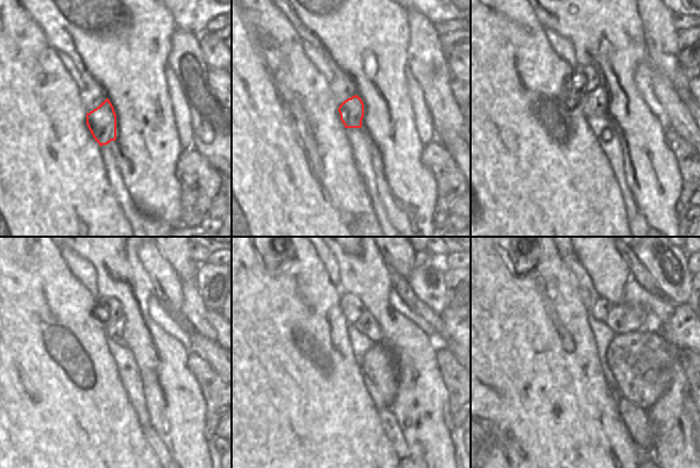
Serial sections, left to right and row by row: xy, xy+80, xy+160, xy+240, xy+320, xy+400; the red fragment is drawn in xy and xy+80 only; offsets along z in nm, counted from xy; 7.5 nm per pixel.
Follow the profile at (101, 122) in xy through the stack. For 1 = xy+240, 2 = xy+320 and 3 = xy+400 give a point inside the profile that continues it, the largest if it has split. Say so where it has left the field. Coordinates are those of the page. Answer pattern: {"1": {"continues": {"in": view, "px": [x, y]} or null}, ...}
{"1": {"continues": {"in": "xy+240", "px": [115, 333]}}, "2": {"continues": {"in": "xy+320", "px": [366, 324]}}, "3": {"continues": {"in": "xy+400", "px": [624, 318]}}}

